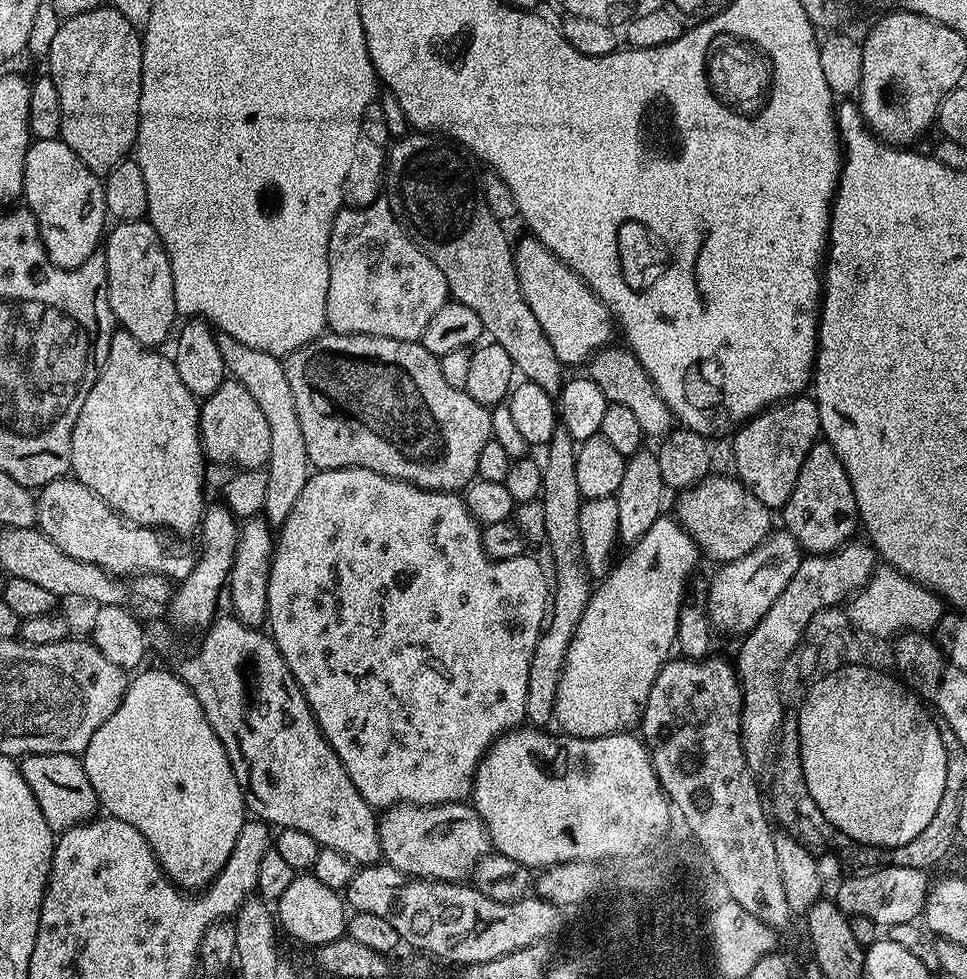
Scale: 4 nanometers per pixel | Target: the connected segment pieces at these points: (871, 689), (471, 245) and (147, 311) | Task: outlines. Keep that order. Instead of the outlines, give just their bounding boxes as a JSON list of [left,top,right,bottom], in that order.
[[798,668,946,848],[382,130,566,393],[102,219,178,349]]

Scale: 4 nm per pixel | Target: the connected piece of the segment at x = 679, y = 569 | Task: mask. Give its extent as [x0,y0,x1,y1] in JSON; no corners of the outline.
[554,514,702,738]

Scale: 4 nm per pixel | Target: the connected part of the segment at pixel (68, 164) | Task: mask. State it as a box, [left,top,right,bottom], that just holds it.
[23,139,106,268]

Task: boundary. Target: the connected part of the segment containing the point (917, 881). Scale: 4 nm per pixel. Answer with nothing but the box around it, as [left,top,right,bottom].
[834,867,930,928]

